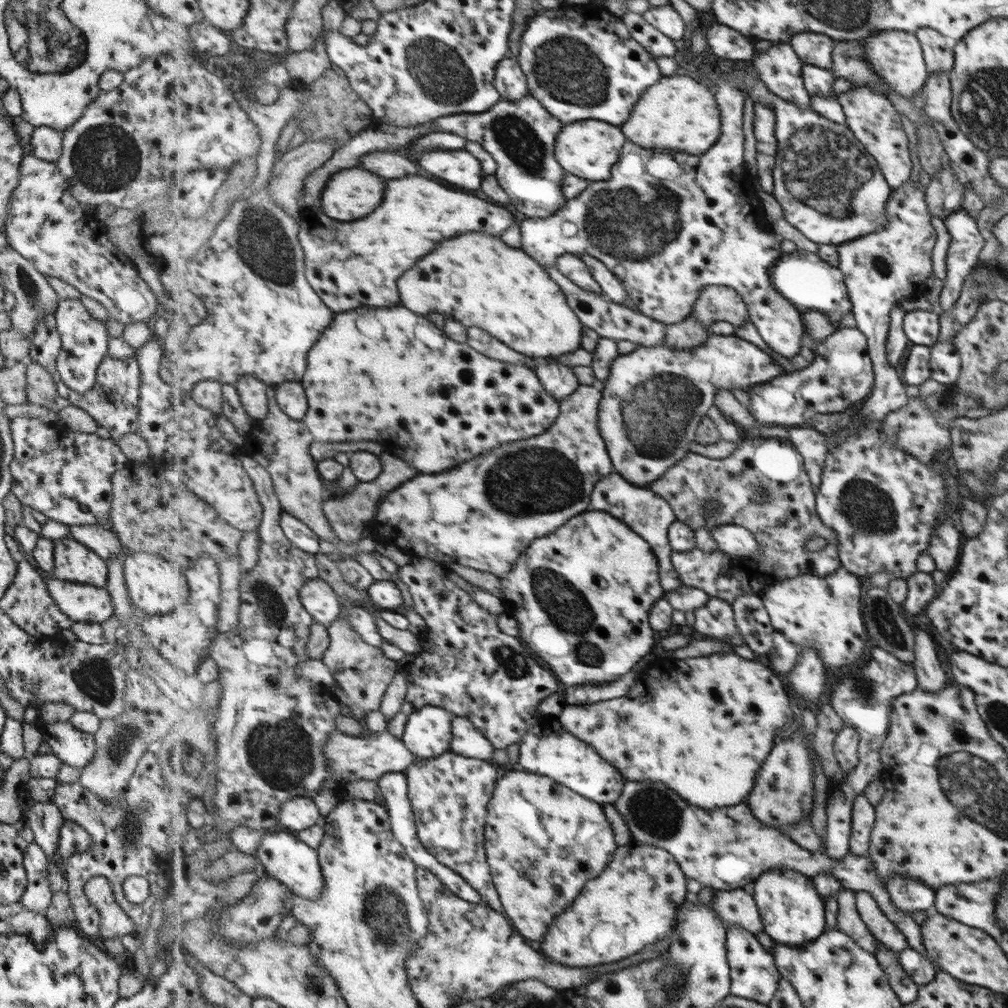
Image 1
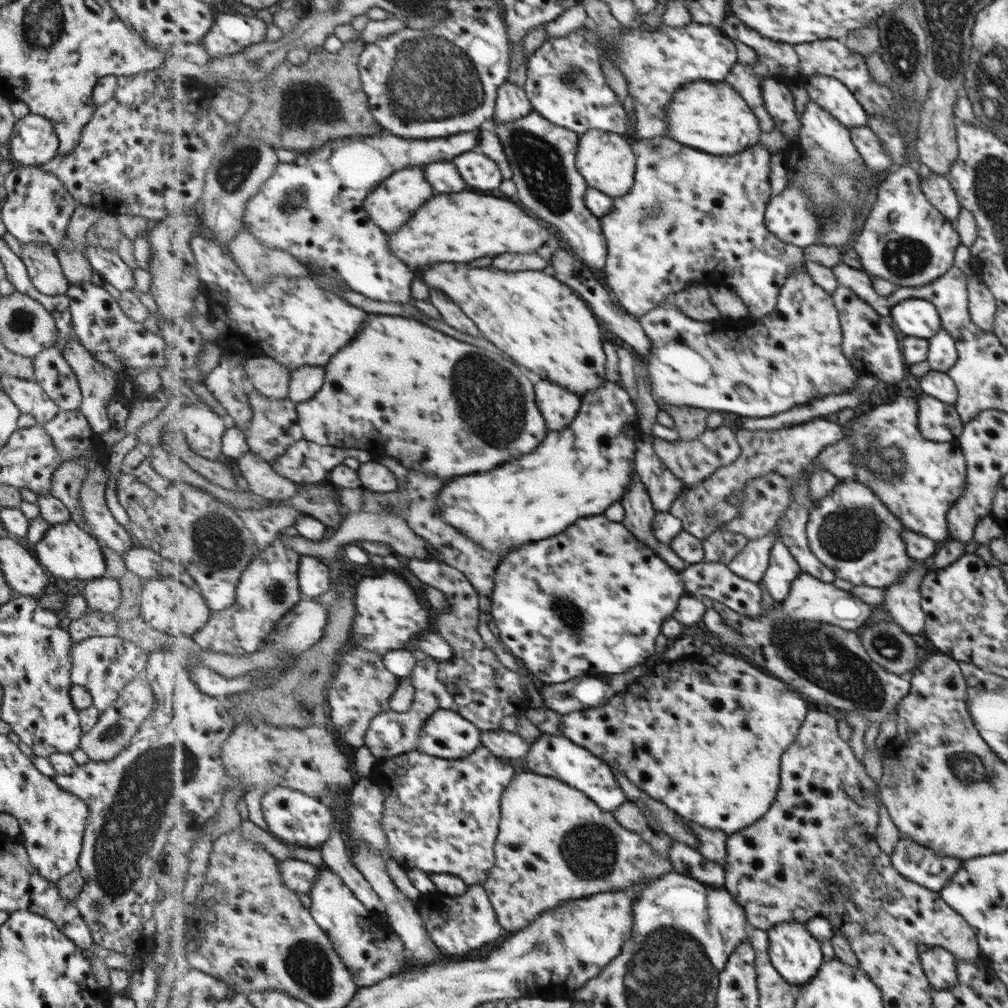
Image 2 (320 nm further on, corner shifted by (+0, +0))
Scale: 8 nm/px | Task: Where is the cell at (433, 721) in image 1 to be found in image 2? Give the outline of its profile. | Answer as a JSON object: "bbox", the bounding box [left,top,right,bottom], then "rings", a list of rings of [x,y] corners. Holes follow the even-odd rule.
{"bbox":[415,709,482,760],"rings":[[[451,709],[438,710],[424,724],[415,751],[457,760],[472,755],[482,746],[482,730]]]}

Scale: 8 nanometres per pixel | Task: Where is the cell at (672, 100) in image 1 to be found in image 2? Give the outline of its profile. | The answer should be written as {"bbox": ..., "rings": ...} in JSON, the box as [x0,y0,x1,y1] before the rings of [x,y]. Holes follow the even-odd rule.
{"bbox":[668,81,763,155],"rings":[[[698,81],[679,88],[668,108],[671,138],[713,155],[735,155],[760,142],[763,129],[748,101],[726,81]]]}

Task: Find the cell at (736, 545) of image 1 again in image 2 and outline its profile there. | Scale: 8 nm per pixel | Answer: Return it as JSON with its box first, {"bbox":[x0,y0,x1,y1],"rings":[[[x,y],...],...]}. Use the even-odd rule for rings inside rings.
{"bbox":[783,572,873,632],"rings":[[[803,572],[792,582],[790,593],[783,604],[784,613],[792,619],[837,625],[849,632],[857,631],[857,628],[871,622],[873,618],[870,605],[865,604],[850,592],[833,586],[832,583],[823,582]]]}

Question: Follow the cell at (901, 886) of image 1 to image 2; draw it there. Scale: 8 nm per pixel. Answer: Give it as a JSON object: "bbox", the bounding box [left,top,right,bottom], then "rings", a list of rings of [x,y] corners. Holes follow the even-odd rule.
{"bbox":[890,836,961,893],"rings":[[[899,836],[890,856],[901,876],[936,893],[956,874],[961,863],[953,857],[939,856],[912,838]]]}

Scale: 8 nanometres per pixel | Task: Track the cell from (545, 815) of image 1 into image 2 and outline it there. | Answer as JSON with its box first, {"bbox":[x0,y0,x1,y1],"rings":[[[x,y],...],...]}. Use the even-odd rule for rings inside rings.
{"bbox":[483,772,674,933],"rings":[[[533,772],[517,774],[517,780],[513,780],[504,793],[501,810],[496,866],[483,885],[492,899],[500,925],[511,933],[523,930],[545,911],[551,911],[568,900],[629,888],[638,882],[659,879],[674,870],[670,856],[656,851],[646,835],[625,828],[613,812],[605,811],[589,800],[589,796],[557,778]]]}

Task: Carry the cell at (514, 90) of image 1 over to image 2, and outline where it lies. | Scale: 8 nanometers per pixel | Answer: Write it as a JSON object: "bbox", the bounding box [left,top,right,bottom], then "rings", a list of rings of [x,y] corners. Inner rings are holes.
{"bbox":[493,81,534,124],"rings":[[[509,81],[500,87],[496,103],[496,115],[493,121],[496,124],[502,122],[515,122],[524,119],[534,108],[525,88]]]}

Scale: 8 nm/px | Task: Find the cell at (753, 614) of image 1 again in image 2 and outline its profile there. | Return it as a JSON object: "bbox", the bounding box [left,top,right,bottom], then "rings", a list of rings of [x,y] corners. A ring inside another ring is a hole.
{"bbox":[683,560,764,619],"rings":[[[704,560],[701,563],[690,565],[683,572],[683,578],[686,590],[693,596],[707,596],[713,602],[721,602],[730,609],[754,619],[758,619],[764,613],[763,605],[761,605],[761,602],[763,602],[763,590],[759,588],[759,583],[737,576],[735,572],[729,570],[729,565]]]}

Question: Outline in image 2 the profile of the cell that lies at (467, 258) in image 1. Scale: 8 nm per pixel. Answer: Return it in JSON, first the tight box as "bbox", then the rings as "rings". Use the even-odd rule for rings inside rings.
{"bbox":[419,262,608,397],"rings":[[[451,262],[433,264],[431,267],[427,267],[419,277],[425,282],[427,288],[439,289],[446,292],[450,296],[450,299],[455,302],[461,310],[465,311],[471,320],[475,321],[476,326],[480,329],[481,335],[485,339],[490,341],[521,366],[525,366],[528,370],[538,374],[542,380],[550,380],[551,382],[560,384],[561,386],[568,388],[571,392],[578,394],[580,397],[601,388],[608,381],[608,365],[606,364],[607,353],[603,348],[605,340],[603,340],[603,334],[601,334],[601,321],[597,318],[594,310],[580,297],[579,294],[577,294],[576,291],[574,291],[568,284],[561,282],[557,277],[553,276],[553,274],[549,274],[547,271],[532,270],[509,272],[492,266],[477,268],[469,267],[467,266],[467,263]]]}

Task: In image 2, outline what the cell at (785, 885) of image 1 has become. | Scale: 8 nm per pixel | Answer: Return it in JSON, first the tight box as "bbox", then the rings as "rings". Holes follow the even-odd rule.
{"bbox":[768,920,826,990],"rings":[[[794,920],[778,924],[768,931],[770,938],[770,955],[773,966],[781,973],[783,979],[796,990],[807,985],[817,977],[817,973],[826,961],[822,943],[808,931],[807,923]]]}

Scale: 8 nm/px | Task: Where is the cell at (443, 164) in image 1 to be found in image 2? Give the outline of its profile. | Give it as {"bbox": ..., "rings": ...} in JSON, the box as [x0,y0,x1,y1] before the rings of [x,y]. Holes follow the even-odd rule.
{"bbox":[455,152,504,190],"rings":[[[467,152],[455,158],[455,164],[465,178],[466,184],[479,190],[498,190],[504,179],[504,173],[499,170],[497,162],[489,160],[485,154]]]}

